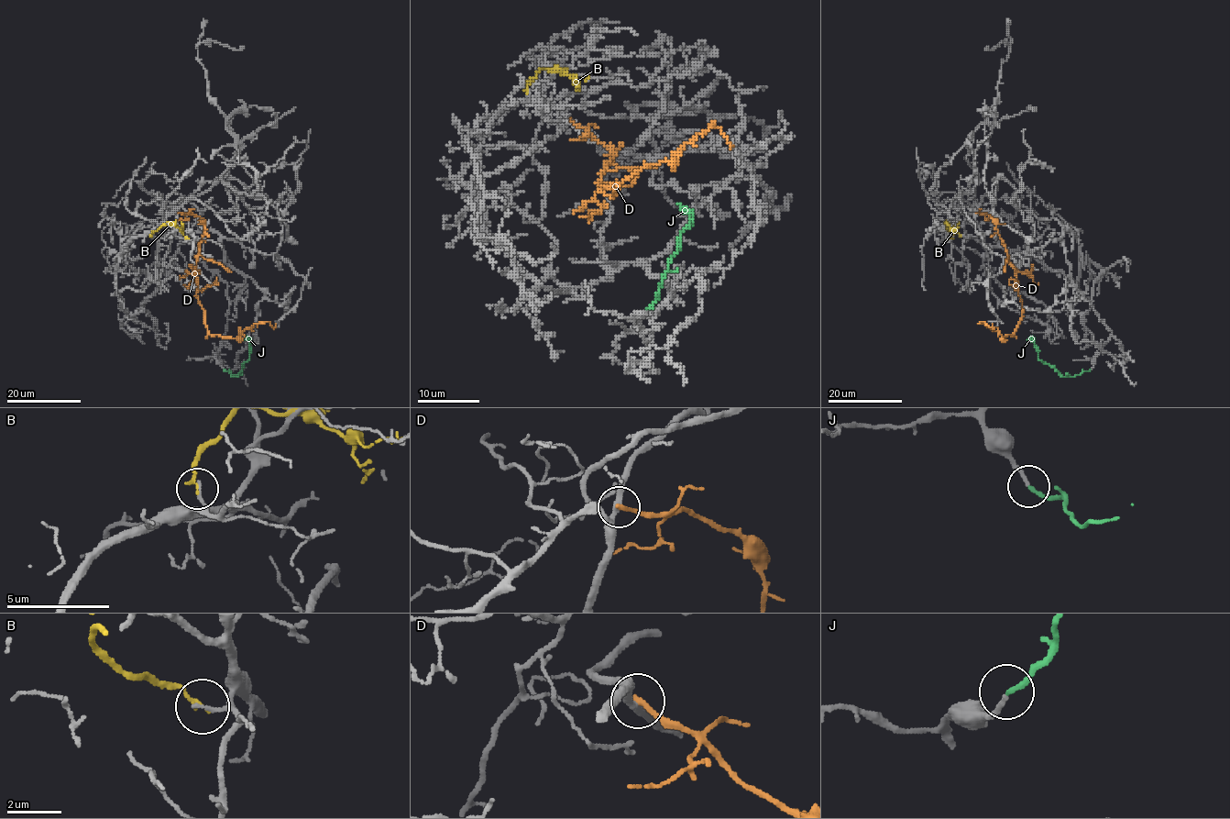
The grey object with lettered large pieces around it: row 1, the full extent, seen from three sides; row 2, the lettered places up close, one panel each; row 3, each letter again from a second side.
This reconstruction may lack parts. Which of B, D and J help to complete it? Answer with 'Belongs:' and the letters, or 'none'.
Belongs: J

